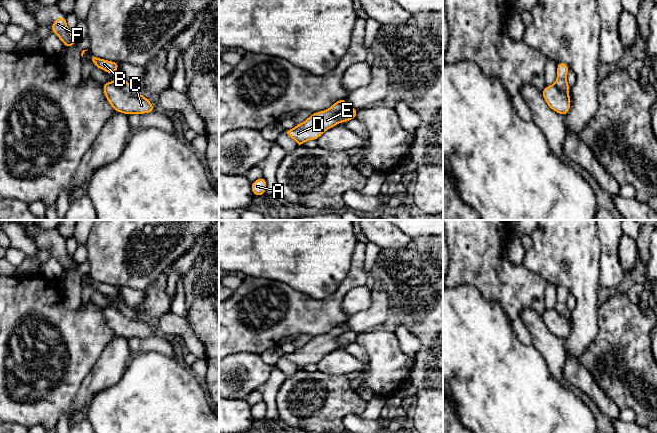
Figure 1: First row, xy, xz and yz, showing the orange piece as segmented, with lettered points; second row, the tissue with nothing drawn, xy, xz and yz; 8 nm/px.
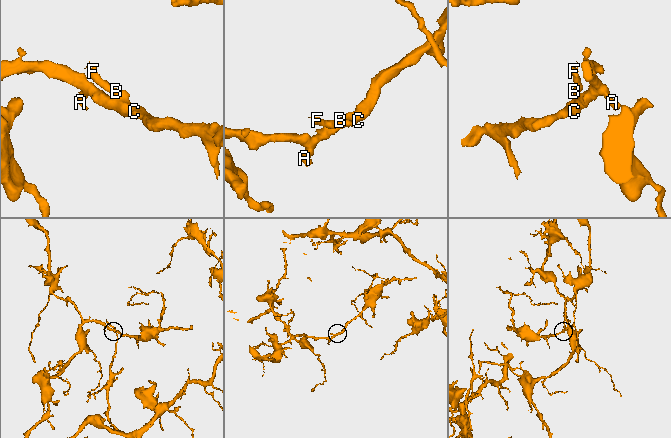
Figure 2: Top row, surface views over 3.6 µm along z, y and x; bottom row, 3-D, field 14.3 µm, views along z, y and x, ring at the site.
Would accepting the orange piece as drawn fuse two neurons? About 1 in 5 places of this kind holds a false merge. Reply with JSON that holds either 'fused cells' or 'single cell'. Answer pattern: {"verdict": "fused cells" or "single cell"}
{"verdict": "fused cells"}

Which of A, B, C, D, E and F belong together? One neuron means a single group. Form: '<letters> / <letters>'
A C D E / B F

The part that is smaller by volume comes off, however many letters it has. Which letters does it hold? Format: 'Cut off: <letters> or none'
Cut off: B, F

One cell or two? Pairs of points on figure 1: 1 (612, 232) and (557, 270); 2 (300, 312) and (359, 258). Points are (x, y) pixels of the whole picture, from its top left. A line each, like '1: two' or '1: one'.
1: two
2: one

